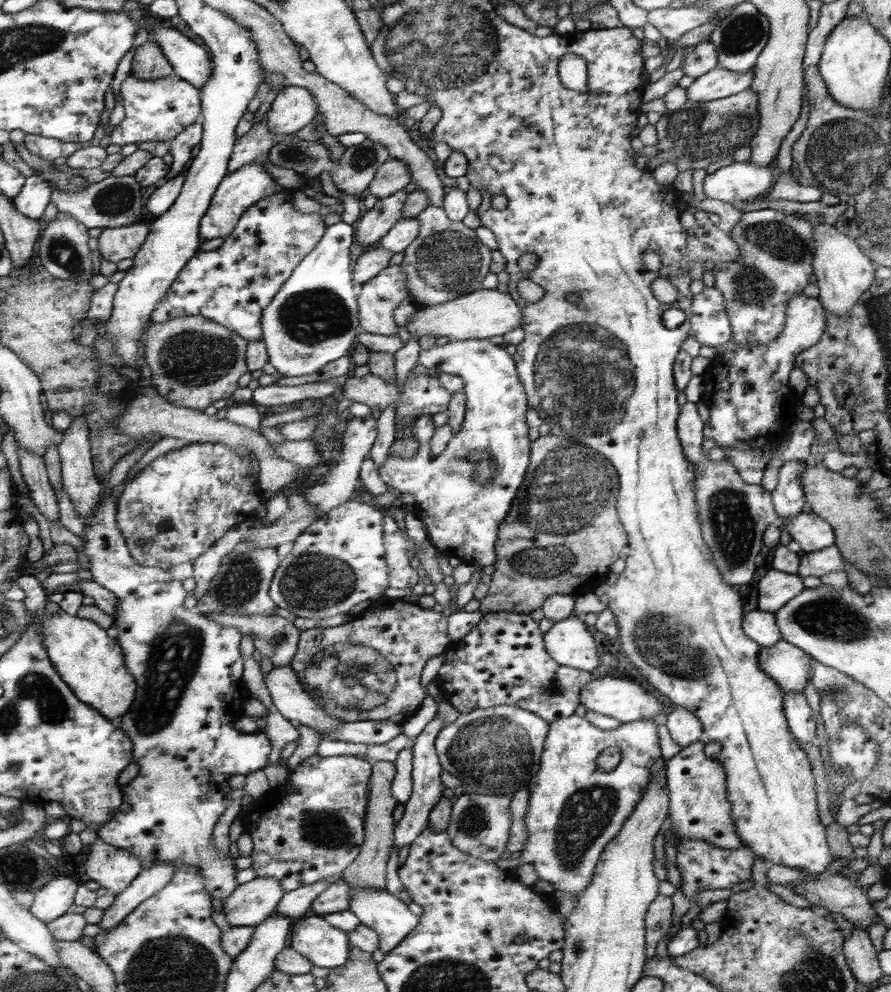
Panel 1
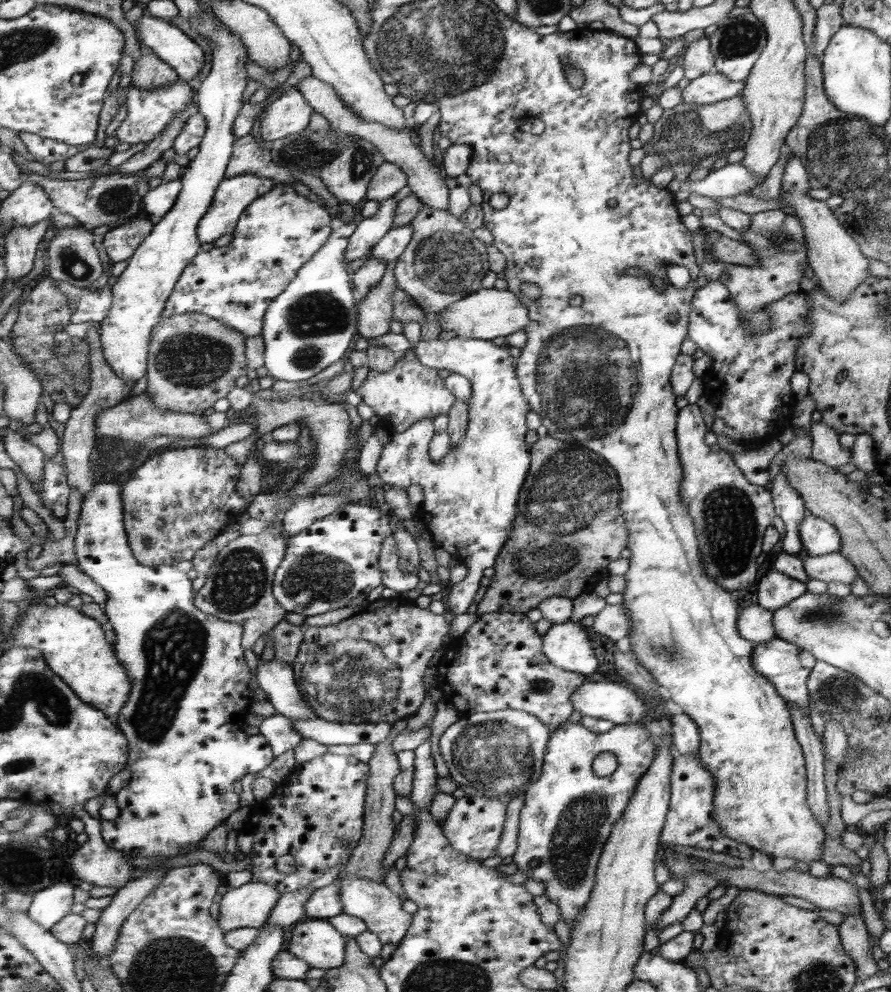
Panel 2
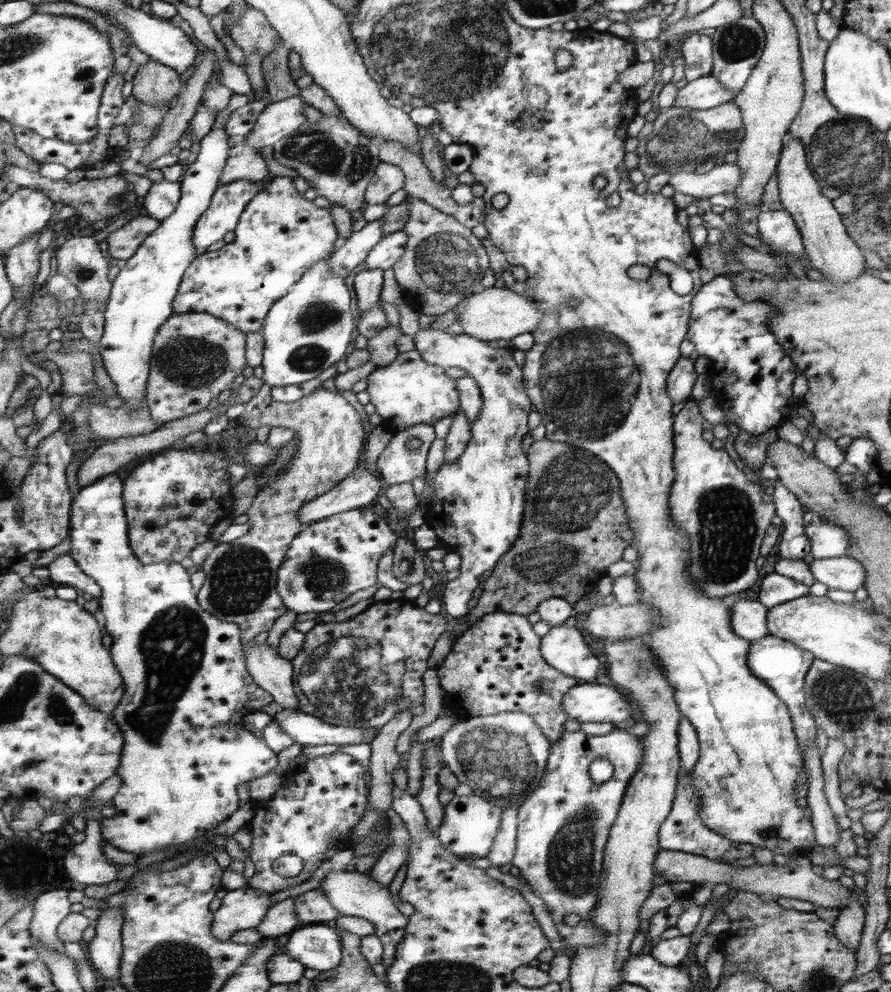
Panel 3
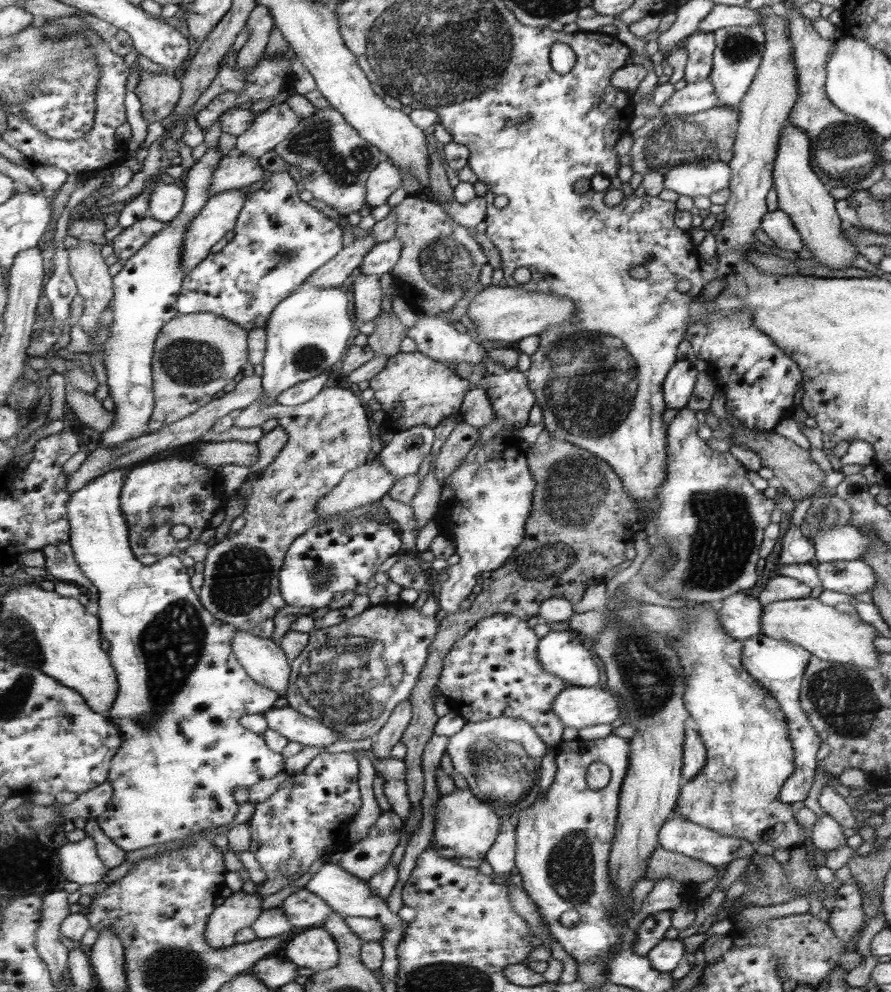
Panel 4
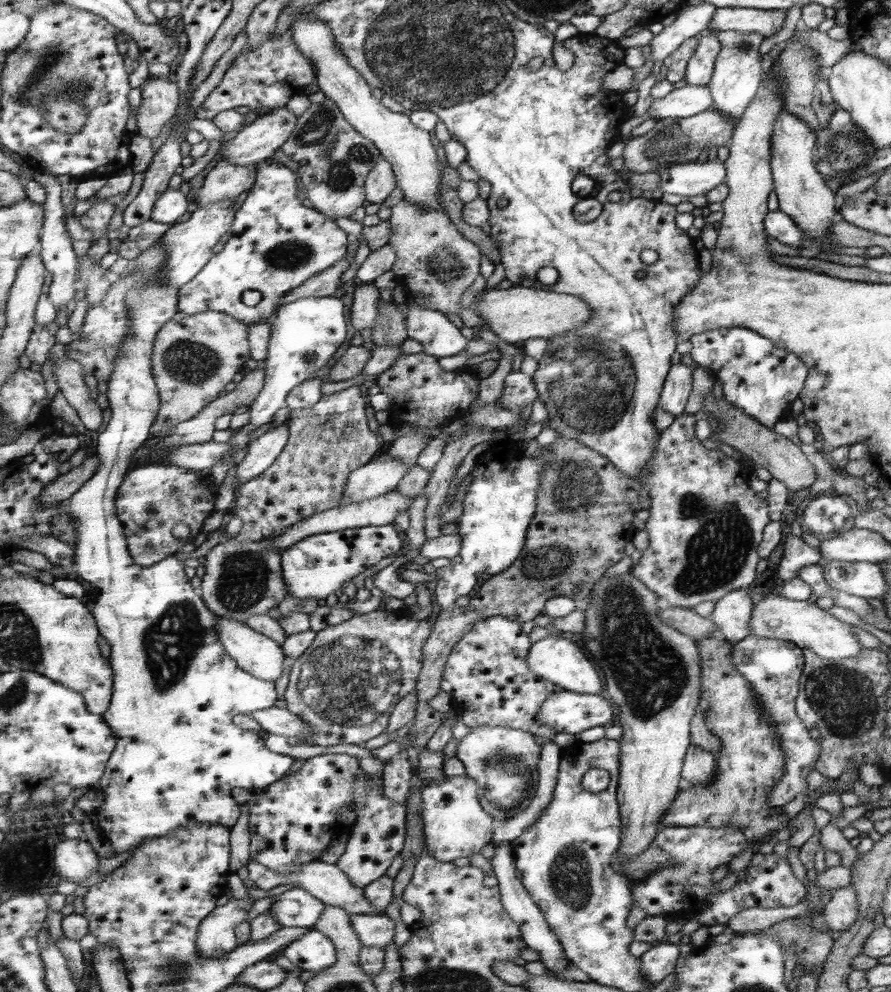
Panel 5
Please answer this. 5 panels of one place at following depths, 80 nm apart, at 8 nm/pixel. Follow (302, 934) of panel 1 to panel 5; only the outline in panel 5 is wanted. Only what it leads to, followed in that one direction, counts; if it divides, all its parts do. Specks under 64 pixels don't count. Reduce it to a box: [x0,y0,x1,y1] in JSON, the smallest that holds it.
[284,928,337,973]

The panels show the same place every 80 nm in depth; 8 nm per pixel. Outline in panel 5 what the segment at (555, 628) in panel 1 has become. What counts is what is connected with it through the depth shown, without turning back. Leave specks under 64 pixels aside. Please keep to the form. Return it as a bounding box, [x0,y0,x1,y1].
[526,633,602,694]

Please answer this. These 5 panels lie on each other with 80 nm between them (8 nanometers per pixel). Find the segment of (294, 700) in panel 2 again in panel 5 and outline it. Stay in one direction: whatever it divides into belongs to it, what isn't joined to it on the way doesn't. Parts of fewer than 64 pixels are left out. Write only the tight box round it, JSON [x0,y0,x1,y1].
[215,616,285,682]

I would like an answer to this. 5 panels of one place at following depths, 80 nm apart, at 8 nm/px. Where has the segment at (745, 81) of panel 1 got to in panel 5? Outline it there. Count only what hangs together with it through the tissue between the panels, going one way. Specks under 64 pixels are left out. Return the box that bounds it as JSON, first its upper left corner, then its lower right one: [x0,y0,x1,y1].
[647,84,713,121]

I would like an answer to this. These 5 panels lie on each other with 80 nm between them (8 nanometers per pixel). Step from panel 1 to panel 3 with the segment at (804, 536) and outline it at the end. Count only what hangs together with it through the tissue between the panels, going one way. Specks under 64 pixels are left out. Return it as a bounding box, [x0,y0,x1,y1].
[805,522,849,560]

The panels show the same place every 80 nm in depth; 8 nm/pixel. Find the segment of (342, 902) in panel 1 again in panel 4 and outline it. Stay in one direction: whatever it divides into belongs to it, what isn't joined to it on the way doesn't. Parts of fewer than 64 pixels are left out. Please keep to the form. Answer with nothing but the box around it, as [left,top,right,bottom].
[280,888,333,929]

